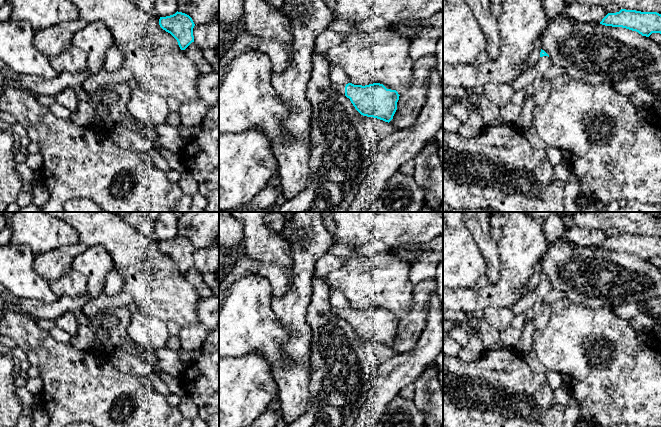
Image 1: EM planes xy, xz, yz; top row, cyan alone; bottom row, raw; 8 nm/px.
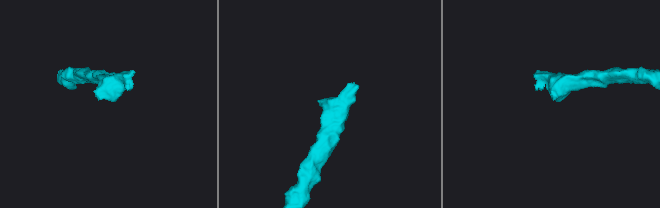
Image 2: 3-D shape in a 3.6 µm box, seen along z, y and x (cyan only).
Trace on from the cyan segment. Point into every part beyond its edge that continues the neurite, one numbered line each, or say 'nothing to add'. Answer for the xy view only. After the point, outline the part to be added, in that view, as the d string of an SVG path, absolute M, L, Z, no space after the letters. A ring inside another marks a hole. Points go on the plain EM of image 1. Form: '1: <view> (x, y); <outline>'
nothing to add

